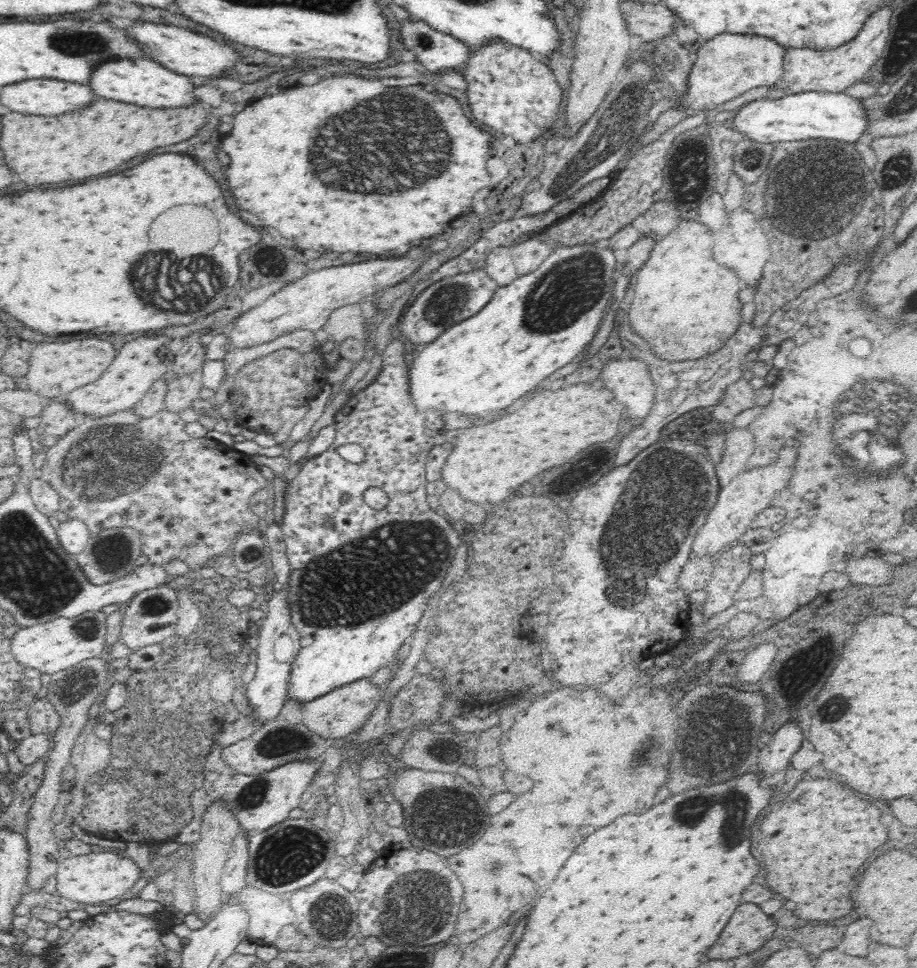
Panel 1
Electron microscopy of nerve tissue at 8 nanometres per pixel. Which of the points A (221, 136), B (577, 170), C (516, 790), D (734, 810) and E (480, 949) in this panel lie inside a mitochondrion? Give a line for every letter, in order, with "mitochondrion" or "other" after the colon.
A: other
B: mitochondrion
C: other
D: mitochondrion
E: other

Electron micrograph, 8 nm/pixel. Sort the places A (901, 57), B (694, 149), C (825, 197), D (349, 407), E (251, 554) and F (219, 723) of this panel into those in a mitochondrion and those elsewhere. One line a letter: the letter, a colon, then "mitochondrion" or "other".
A: mitochondrion
B: other
C: mitochondrion
D: other
E: other
F: other

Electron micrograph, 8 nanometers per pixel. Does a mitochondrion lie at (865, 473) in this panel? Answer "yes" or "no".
yes

